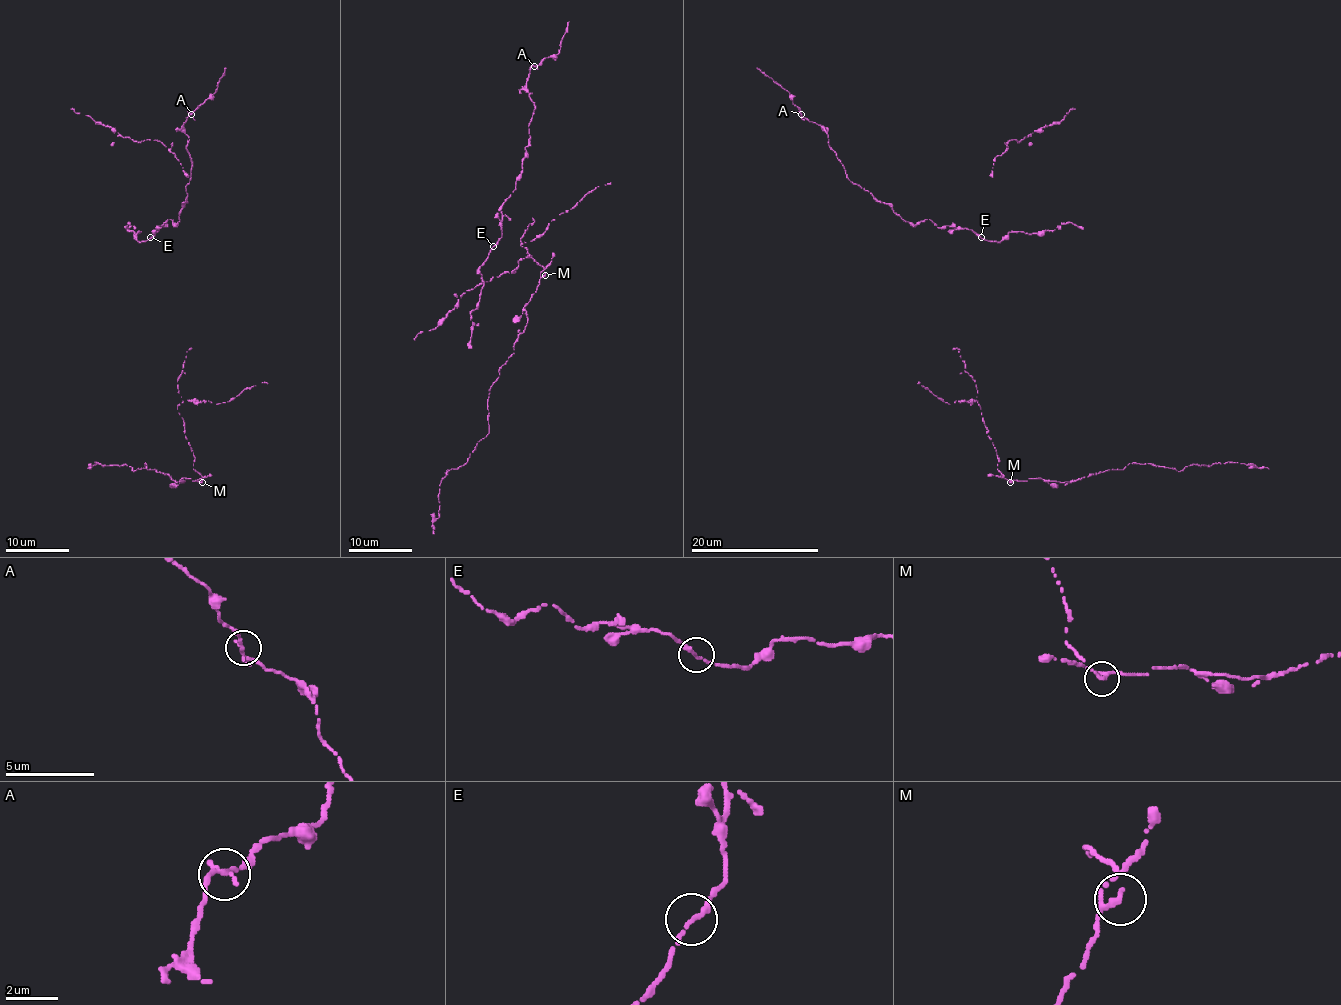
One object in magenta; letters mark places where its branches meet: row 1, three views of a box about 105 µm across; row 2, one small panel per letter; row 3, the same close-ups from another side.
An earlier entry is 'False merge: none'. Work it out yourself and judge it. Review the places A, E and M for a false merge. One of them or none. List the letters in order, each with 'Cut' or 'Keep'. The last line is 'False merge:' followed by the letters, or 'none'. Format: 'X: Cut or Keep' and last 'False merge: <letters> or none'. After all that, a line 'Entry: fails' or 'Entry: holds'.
A: Keep
E: Keep
M: Cut
False merge: M
Entry: fails

